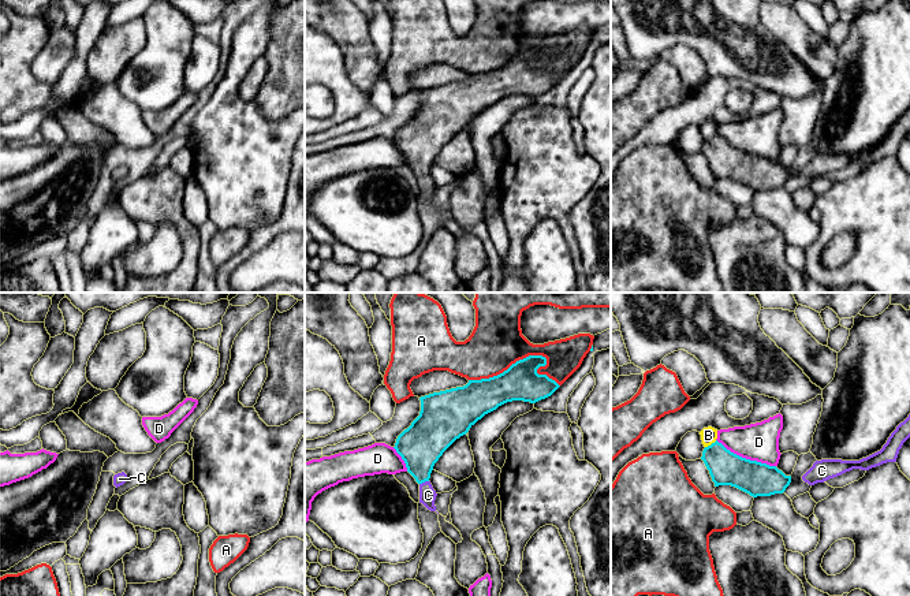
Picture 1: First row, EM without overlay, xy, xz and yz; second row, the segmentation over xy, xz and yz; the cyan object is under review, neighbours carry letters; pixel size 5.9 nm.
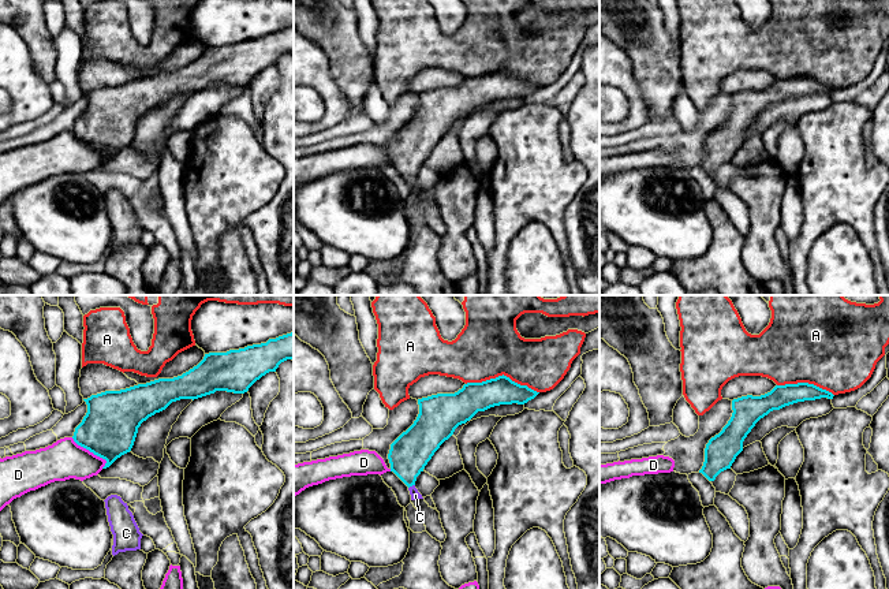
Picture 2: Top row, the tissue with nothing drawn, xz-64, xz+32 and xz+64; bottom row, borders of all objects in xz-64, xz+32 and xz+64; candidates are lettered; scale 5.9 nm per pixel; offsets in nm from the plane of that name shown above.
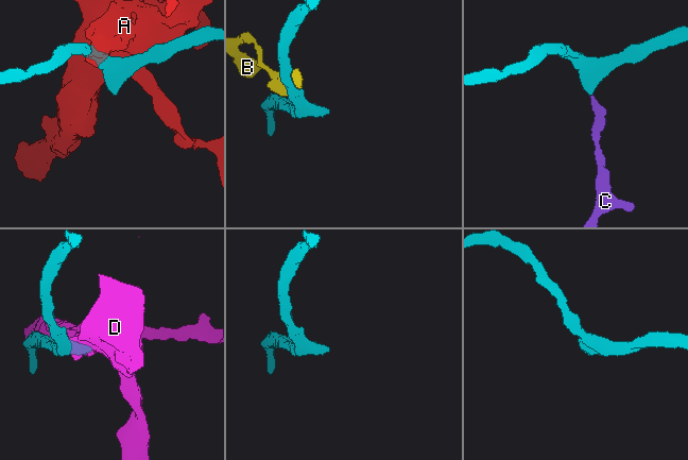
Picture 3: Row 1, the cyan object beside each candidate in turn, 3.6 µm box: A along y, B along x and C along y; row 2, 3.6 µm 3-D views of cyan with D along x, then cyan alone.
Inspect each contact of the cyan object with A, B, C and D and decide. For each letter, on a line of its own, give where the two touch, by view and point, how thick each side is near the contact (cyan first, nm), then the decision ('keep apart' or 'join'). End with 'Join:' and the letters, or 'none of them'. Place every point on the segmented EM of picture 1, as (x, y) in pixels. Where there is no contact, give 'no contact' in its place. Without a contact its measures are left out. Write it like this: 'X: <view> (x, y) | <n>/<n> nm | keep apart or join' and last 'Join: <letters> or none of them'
A: xz (526, 357) | 220/320 nm | keep apart
B: yz (712, 443) | 200/100 nm | keep apart
C: xz (424, 481) | 260/100 nm | join
D: yz (745, 458) | 200/220 nm | keep apart
Join: C

